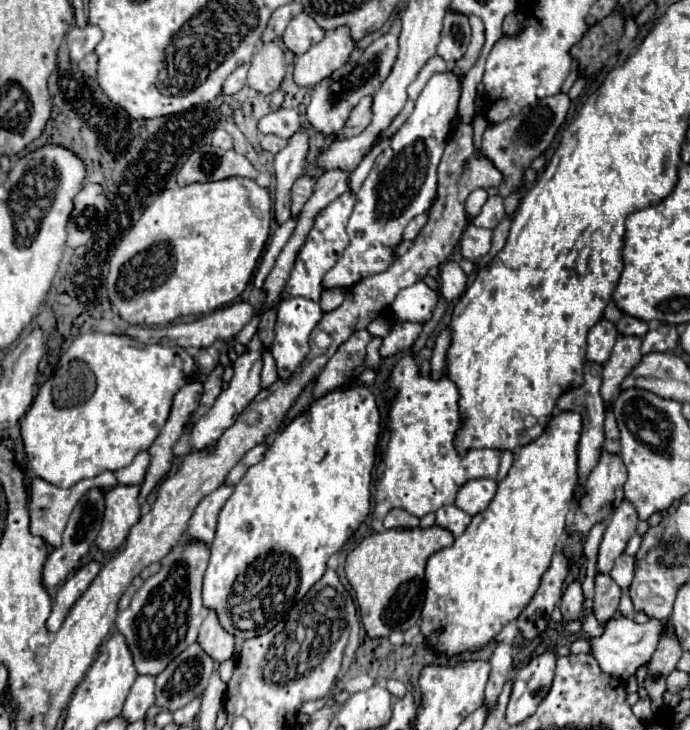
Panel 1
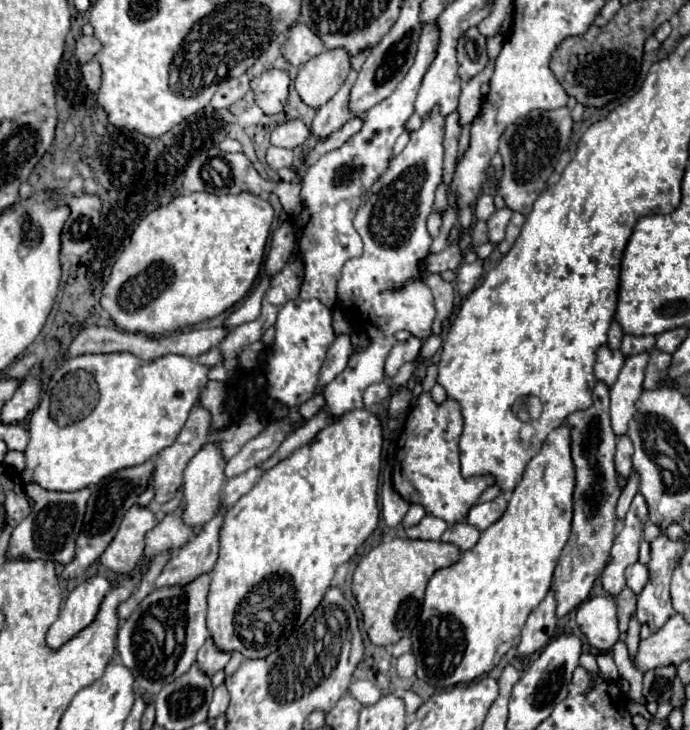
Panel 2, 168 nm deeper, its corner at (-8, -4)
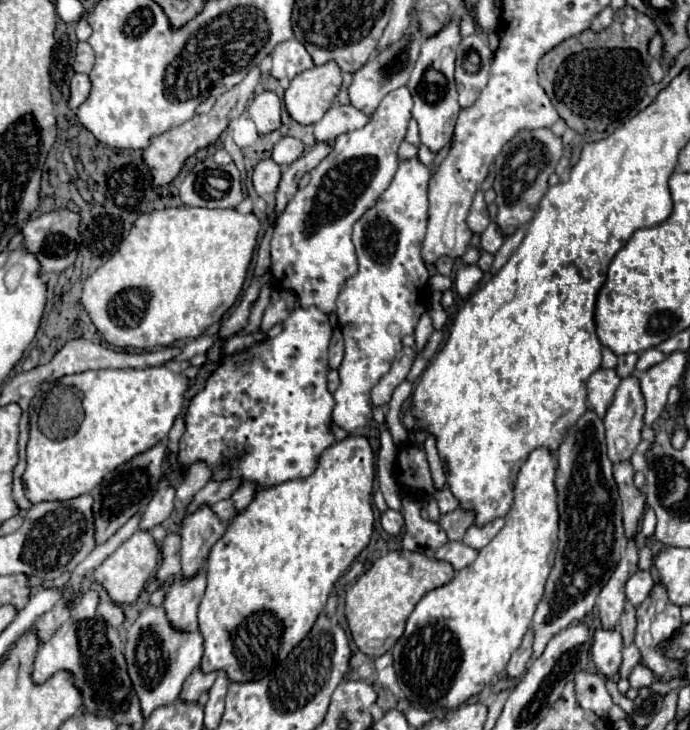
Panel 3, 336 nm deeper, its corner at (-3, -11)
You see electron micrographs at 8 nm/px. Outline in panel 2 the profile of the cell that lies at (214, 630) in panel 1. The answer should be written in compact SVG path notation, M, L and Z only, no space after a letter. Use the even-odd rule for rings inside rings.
M208 639L204 643L204 647L198 651L198 659L196 659L200 671L208 677L212 677L216 671L222 671L228 661L230 661L230 653L220 653L216 649L216 645L212 645L212 639Z

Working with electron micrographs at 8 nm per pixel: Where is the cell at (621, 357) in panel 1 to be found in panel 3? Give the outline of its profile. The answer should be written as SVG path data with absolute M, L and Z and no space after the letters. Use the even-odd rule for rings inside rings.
M629 374L621 380L611 406L603 416L611 462L629 460L635 452L641 442L643 412L645 400L639 388L639 378Z

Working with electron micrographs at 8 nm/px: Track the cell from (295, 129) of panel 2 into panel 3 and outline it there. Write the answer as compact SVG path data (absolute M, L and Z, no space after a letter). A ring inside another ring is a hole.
M283 136L273 148L273 160L281 166L287 166L287 164L295 162L303 152L305 152L305 144L299 138Z

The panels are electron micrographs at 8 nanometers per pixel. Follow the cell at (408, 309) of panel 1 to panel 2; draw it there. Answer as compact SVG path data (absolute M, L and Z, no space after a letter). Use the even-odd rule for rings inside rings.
M434 109L422 127L410 133L404 151L392 157L388 171L372 185L366 203L360 205L354 217L354 227L364 241L364 253L344 265L338 283L338 301L344 315L354 317L358 331L368 335L370 345L356 351L346 369L324 389L326 403L336 417L352 409L362 409L366 387L384 381L384 361L396 343L396 331L408 329L418 339L426 339L432 333L436 309L432 293L420 277L420 263L426 259L432 243L426 217L432 209L434 191L442 181L442 135L444 117Z

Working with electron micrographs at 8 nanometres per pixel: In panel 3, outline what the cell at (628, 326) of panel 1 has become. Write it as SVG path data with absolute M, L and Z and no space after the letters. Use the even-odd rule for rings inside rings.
M623 354L623 356L619 356L617 374L619 374L621 378L625 378L625 376L629 376L631 372L635 372L635 362L637 362L637 358L639 358L639 354Z

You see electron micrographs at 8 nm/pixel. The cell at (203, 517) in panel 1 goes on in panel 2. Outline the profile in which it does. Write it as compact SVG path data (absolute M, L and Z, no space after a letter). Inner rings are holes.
M222 513L216 515L200 535L176 551L172 561L164 567L162 575L156 579L156 587L184 587L196 577L206 575L214 569L220 545L220 525Z

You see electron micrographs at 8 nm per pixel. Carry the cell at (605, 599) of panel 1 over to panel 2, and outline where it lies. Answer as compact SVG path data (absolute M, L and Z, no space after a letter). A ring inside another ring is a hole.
M624 589L618 597L616 597L616 605L618 605L618 619L620 619L620 631L626 633L628 631L628 621L632 617L632 613L636 611L636 595L632 593L632 589Z

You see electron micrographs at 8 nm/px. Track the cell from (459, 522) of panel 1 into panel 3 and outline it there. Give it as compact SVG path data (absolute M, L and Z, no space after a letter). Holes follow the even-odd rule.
M447 542L437 550L435 558L453 564L455 570L461 570L461 568L469 566L477 558L477 550L463 544L463 542Z

